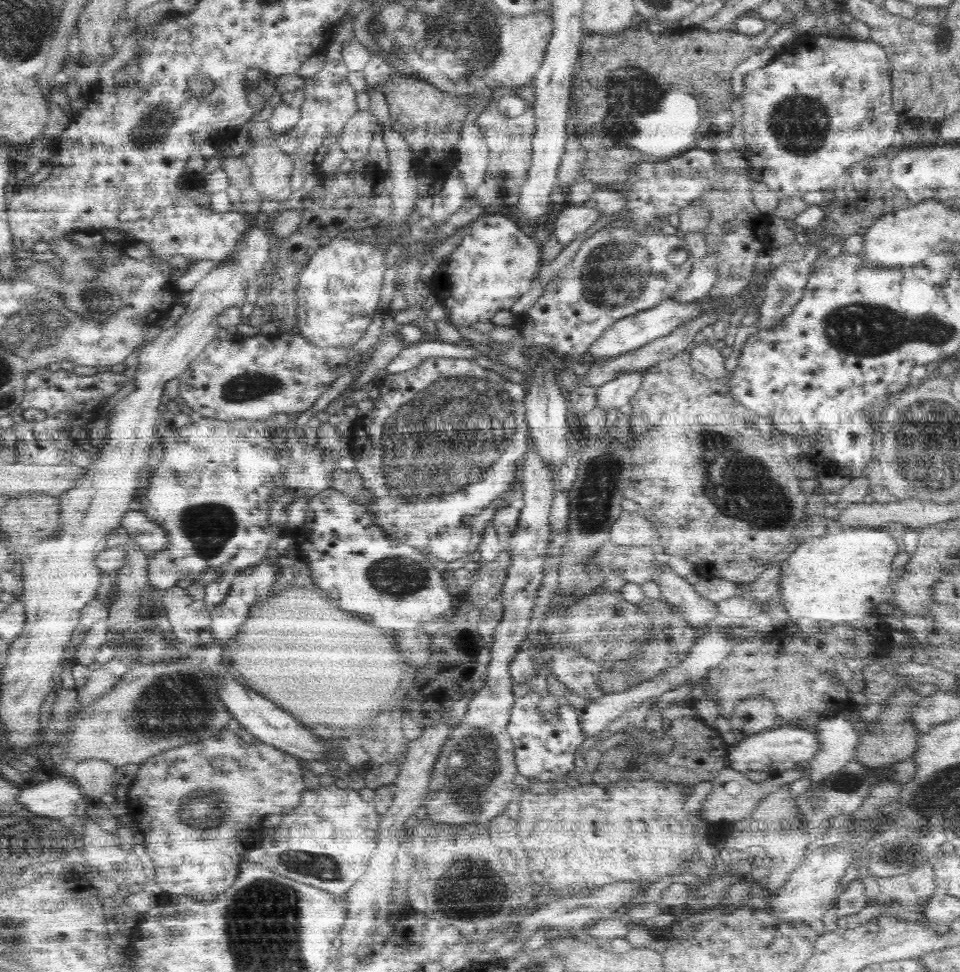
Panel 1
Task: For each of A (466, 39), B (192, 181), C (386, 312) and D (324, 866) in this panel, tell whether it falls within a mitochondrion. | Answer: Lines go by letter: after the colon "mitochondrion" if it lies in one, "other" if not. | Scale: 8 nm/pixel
A: mitochondrion
B: other
C: other
D: mitochondrion

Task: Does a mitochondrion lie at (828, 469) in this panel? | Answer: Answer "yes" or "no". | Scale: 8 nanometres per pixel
no

